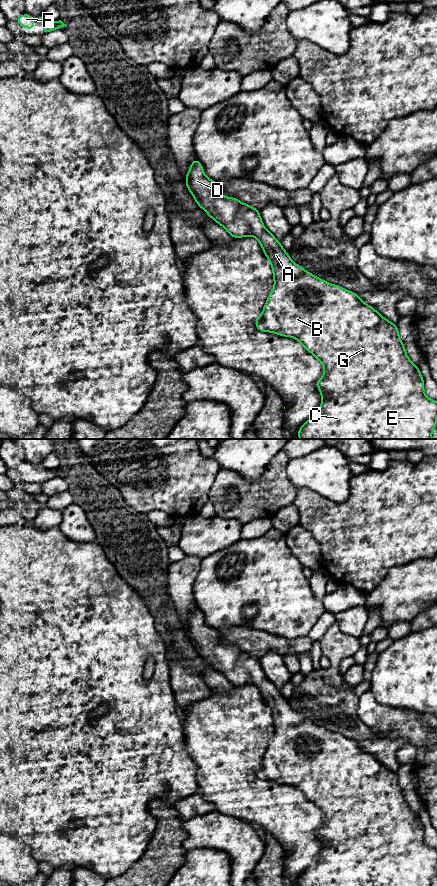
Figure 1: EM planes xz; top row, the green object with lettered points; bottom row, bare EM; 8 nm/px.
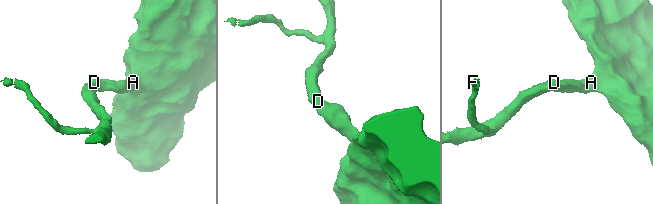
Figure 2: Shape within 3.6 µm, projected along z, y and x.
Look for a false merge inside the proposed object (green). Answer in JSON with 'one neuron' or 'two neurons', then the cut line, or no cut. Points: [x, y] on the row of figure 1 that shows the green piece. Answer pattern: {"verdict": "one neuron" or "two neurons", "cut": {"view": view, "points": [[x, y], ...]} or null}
{"verdict": "one neuron", "cut": null}

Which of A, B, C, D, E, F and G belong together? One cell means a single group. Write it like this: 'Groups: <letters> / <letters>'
Groups: A B C D E F G

